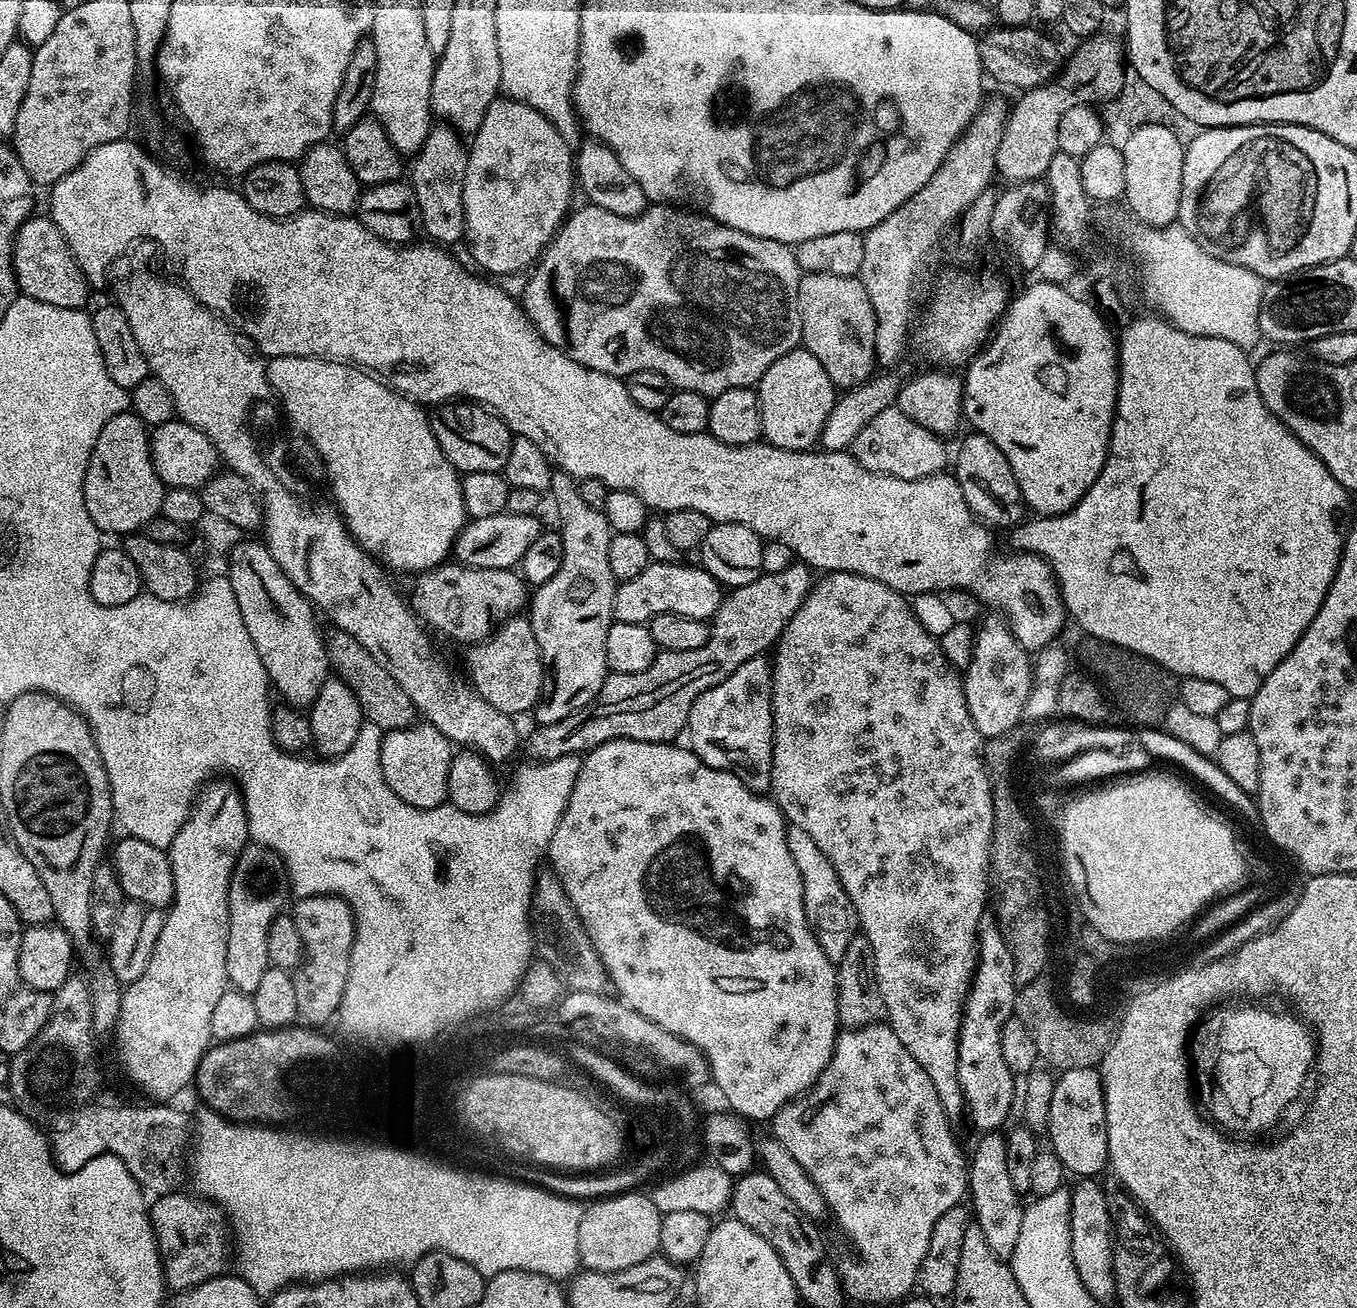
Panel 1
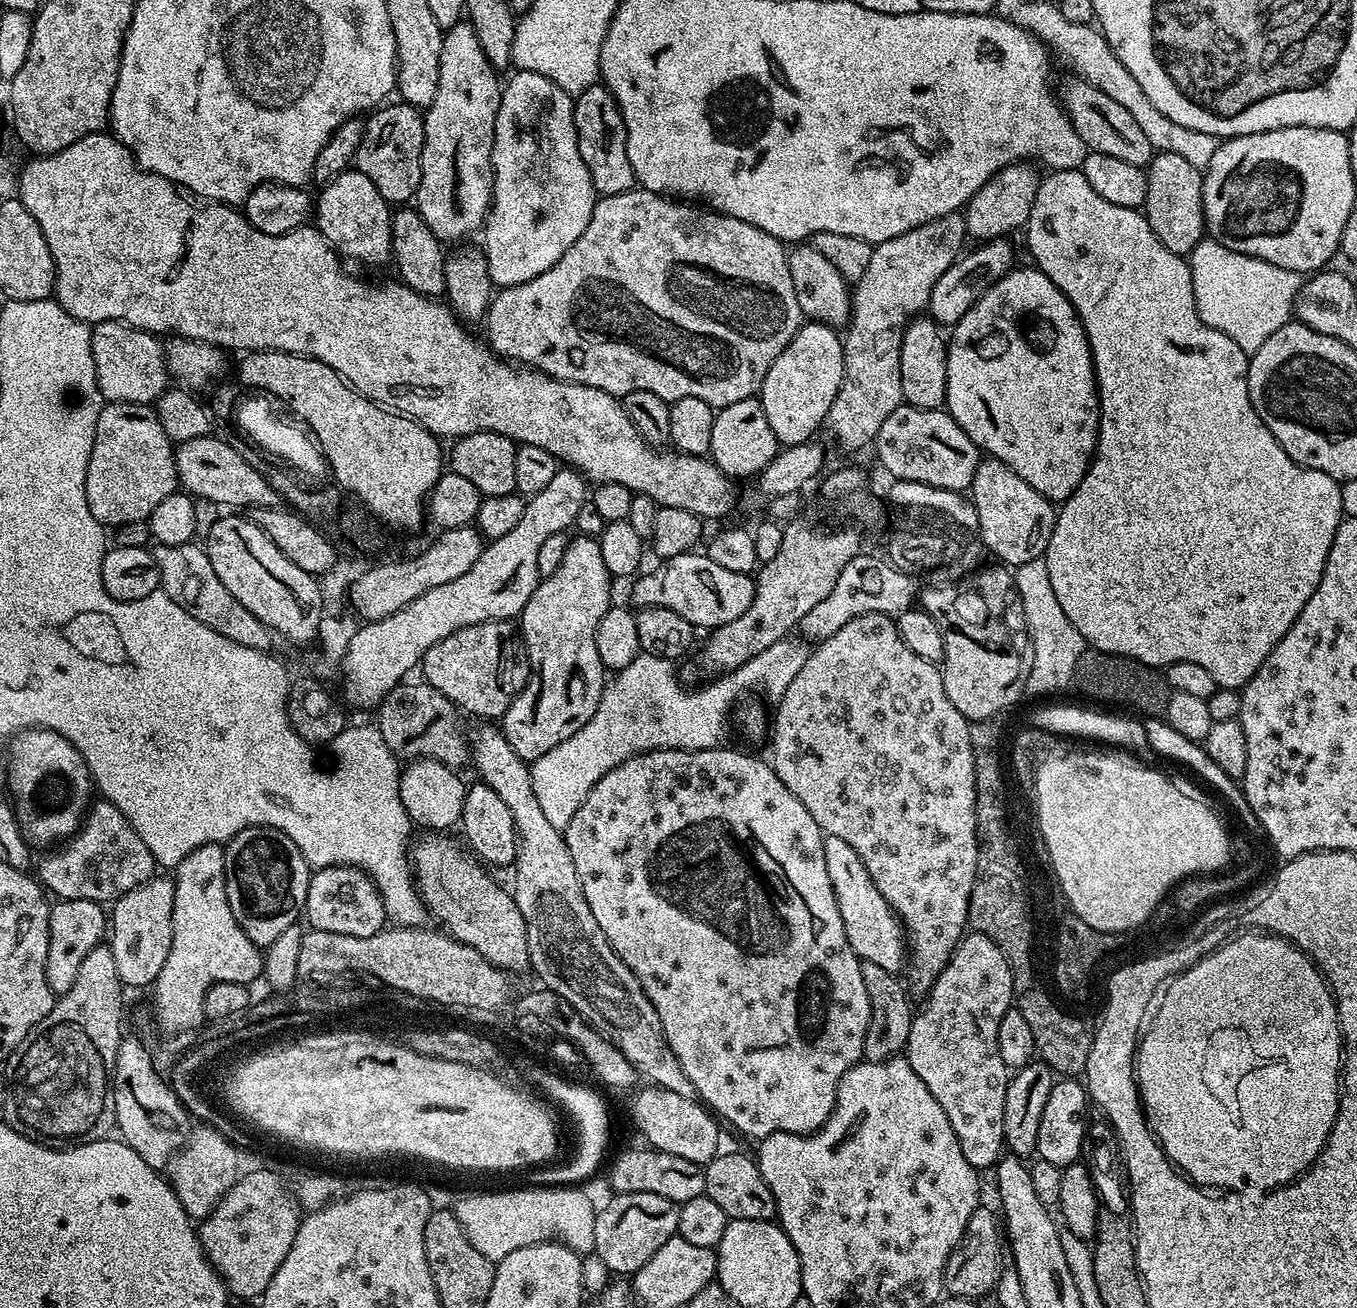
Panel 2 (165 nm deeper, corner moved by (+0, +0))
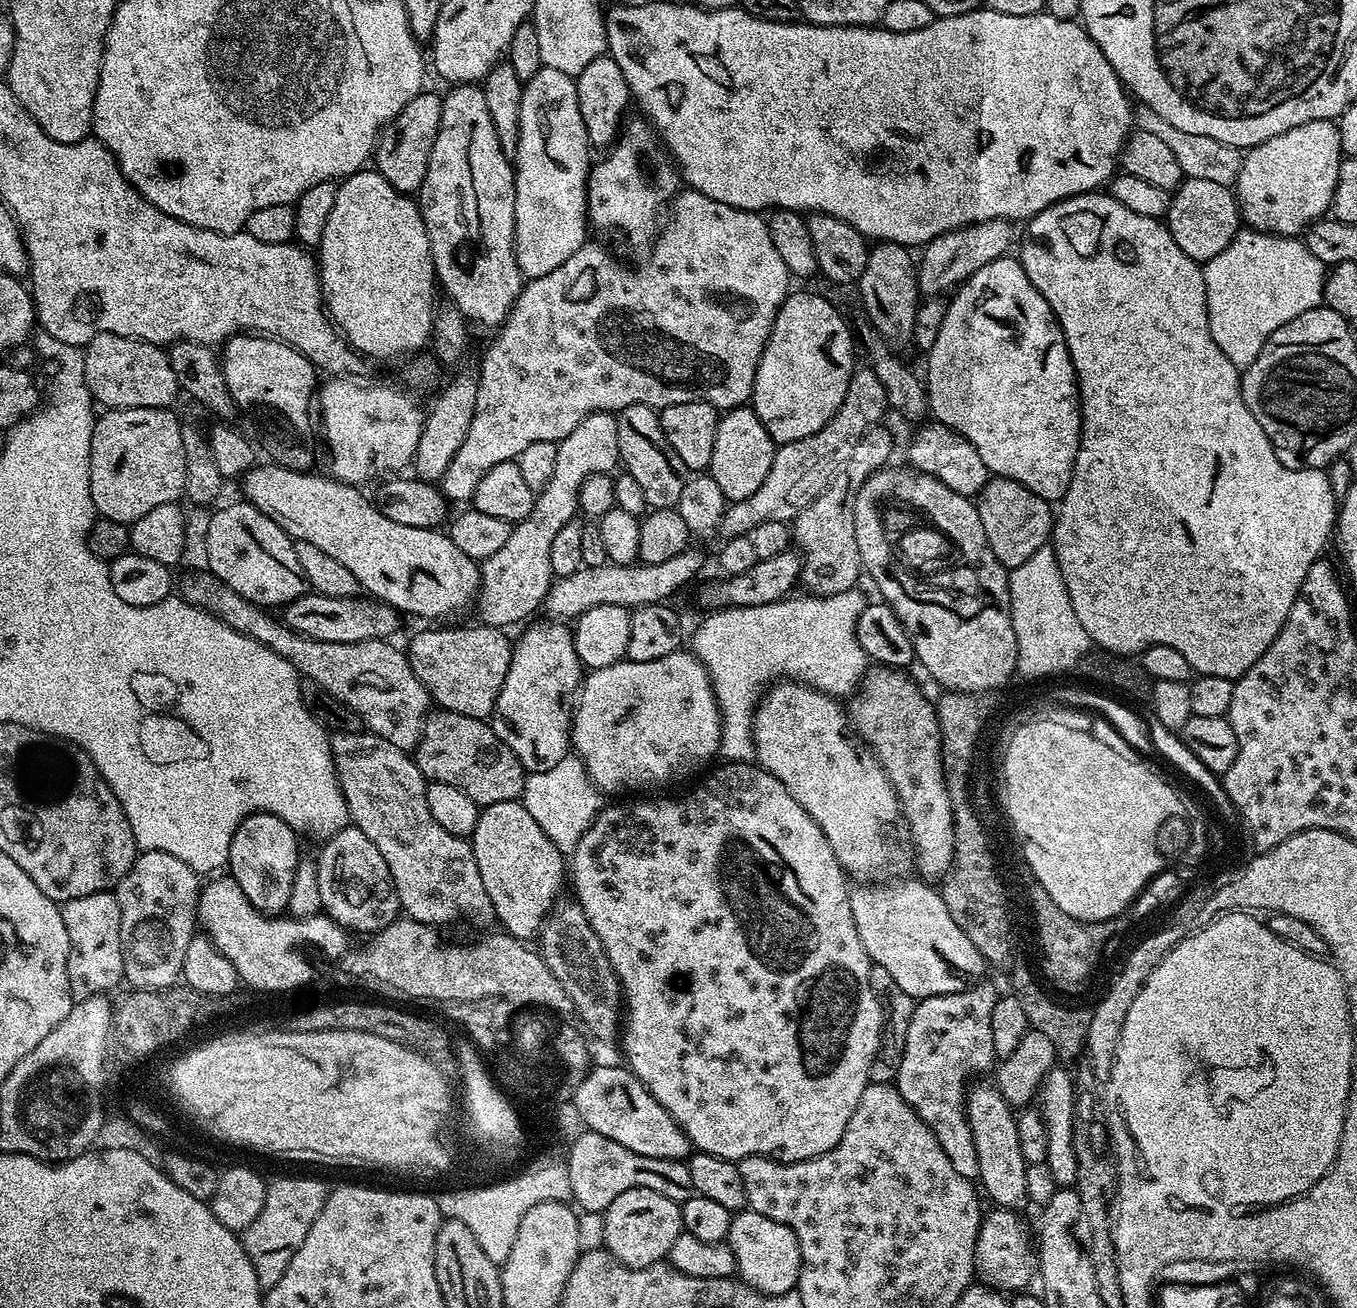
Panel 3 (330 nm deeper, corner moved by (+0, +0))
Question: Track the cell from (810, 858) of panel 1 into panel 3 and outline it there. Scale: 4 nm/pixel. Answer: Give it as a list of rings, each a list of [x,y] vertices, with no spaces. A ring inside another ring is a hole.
[[[916,879],[892,880],[889,884],[861,883],[861,888],[851,889],[850,910],[854,914],[854,926],[858,926],[858,938],[862,938],[868,959],[873,964],[883,966],[894,977],[894,982],[906,990],[906,994],[922,1001],[927,996],[954,994],[977,983],[983,977],[980,975],[986,969],[986,961],[974,942],[970,942],[970,938],[958,930],[958,922],[950,918],[950,910],[946,910],[946,902],[940,897],[939,891],[931,883]]]

